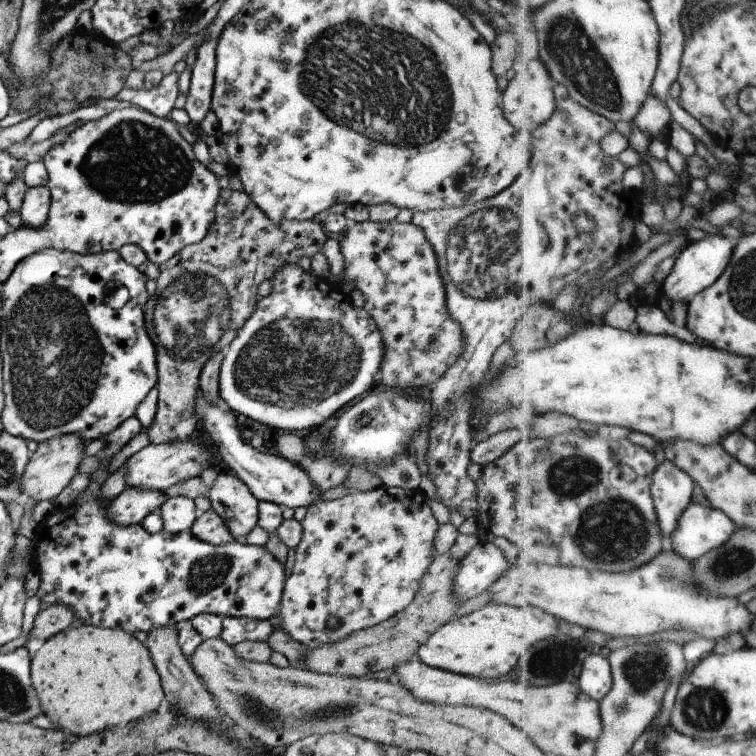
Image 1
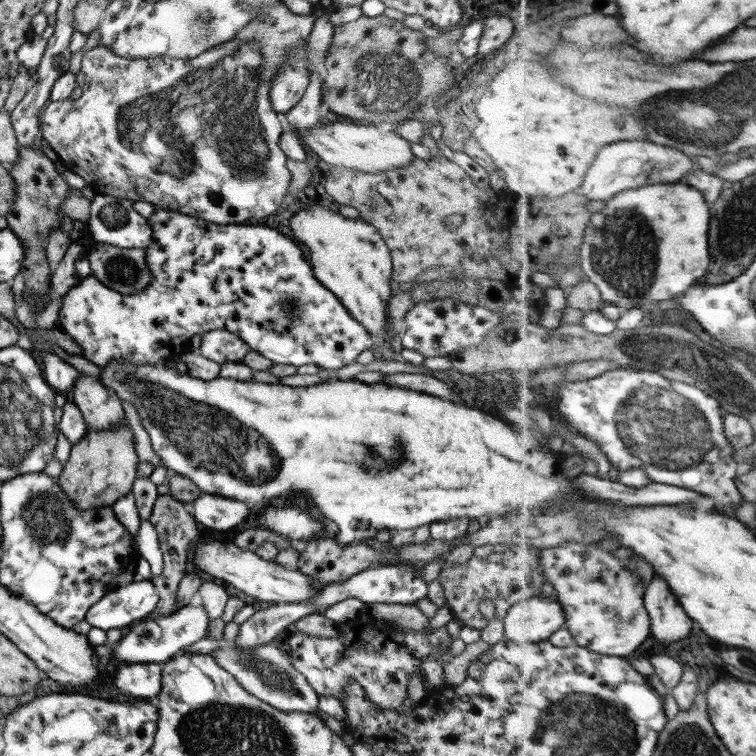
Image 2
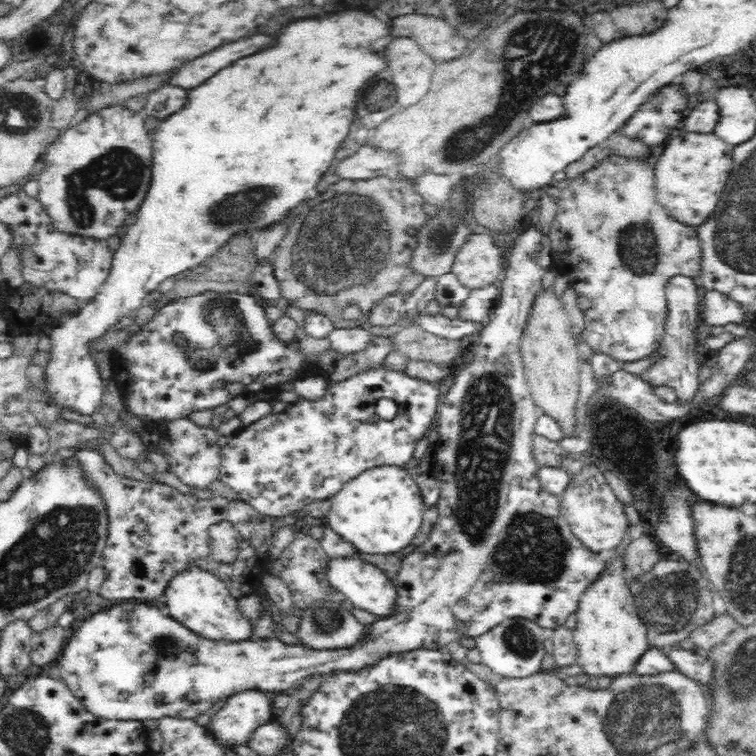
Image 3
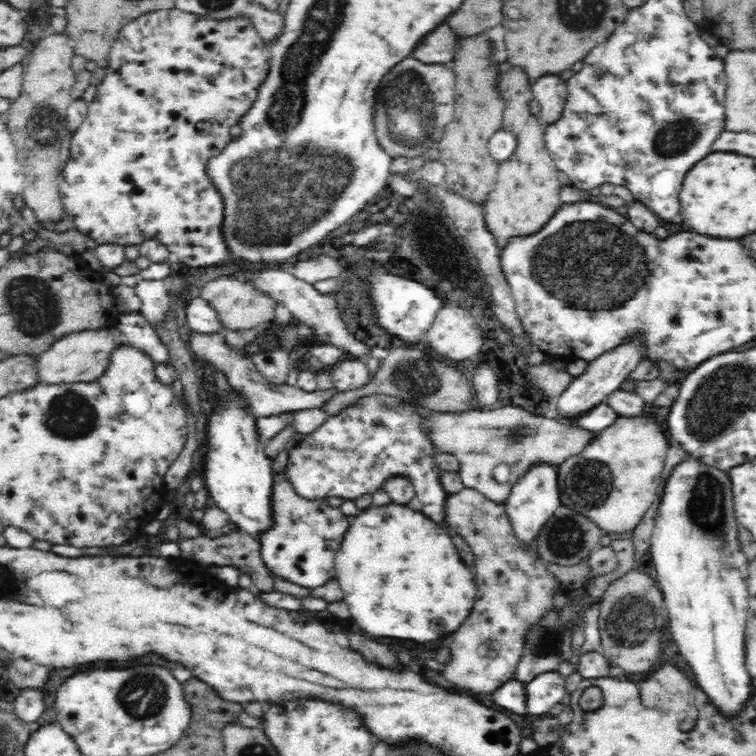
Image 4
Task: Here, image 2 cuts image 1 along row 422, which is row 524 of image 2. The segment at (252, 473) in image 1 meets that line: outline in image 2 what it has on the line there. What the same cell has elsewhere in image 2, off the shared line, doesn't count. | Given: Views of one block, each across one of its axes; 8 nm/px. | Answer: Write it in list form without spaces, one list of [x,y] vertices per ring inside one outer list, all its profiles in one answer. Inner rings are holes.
[[[202,493],[194,503],[194,518],[206,528],[230,531],[251,517],[251,507],[240,500]]]

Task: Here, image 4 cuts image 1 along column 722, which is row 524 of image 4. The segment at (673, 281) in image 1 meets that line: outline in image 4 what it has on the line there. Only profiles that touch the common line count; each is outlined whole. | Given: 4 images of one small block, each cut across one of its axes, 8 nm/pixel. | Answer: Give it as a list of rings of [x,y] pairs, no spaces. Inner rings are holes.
[[[230,396],[224,410],[218,410],[209,418],[206,430],[209,436],[209,451],[205,456],[206,471],[203,480],[209,490],[213,505],[221,508],[228,514],[231,522],[234,522],[237,530],[244,532],[254,539],[261,540],[263,534],[269,533],[275,525],[275,485],[276,474],[270,467],[271,457],[264,453],[264,443],[258,441],[256,435],[255,419],[243,410],[238,396]]]

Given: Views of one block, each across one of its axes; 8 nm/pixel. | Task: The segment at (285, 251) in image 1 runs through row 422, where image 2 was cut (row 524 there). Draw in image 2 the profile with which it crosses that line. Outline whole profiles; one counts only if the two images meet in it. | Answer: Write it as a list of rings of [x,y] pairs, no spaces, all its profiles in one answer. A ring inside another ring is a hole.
[[[170,494],[158,495],[156,497],[149,521],[154,525],[160,539],[160,550],[163,554],[163,571],[151,578],[152,584],[156,587],[159,602],[152,616],[166,616],[176,612],[177,590],[181,578],[190,570],[192,550],[201,537],[198,537],[197,520],[190,515],[184,503],[176,500]]]

